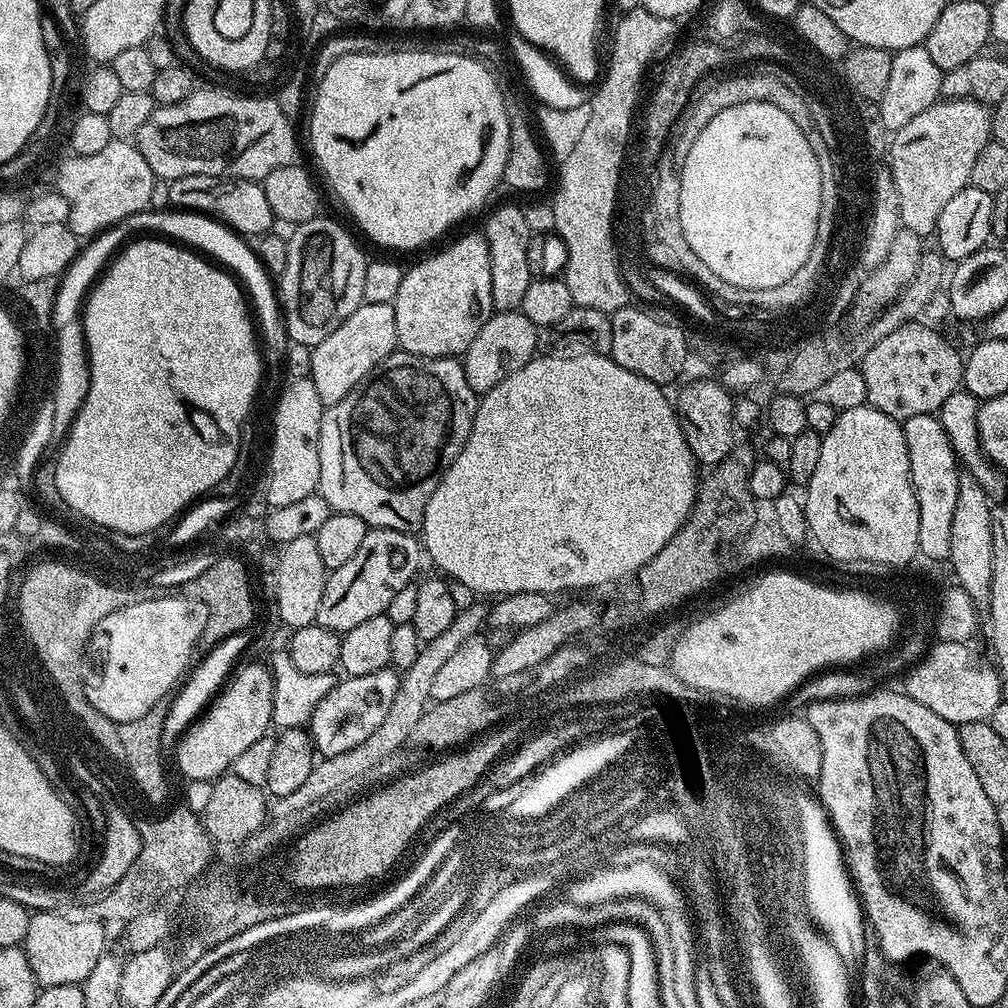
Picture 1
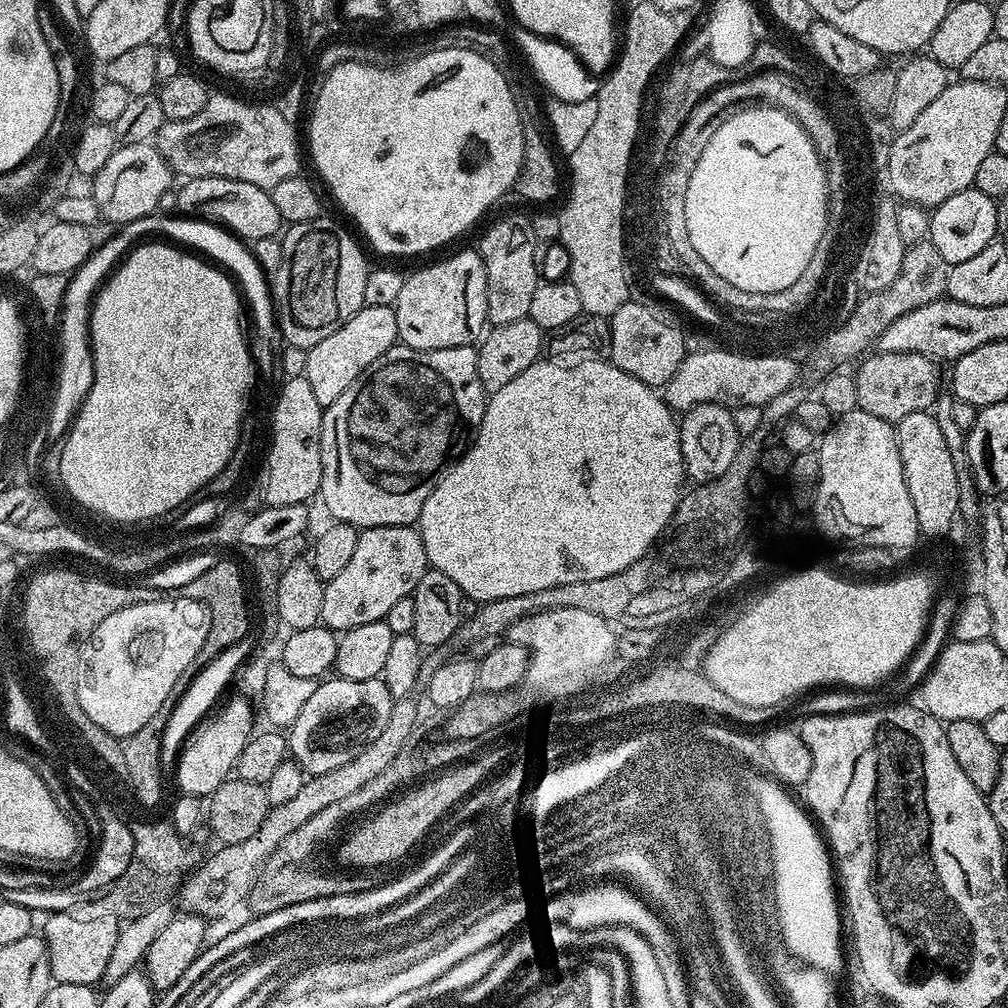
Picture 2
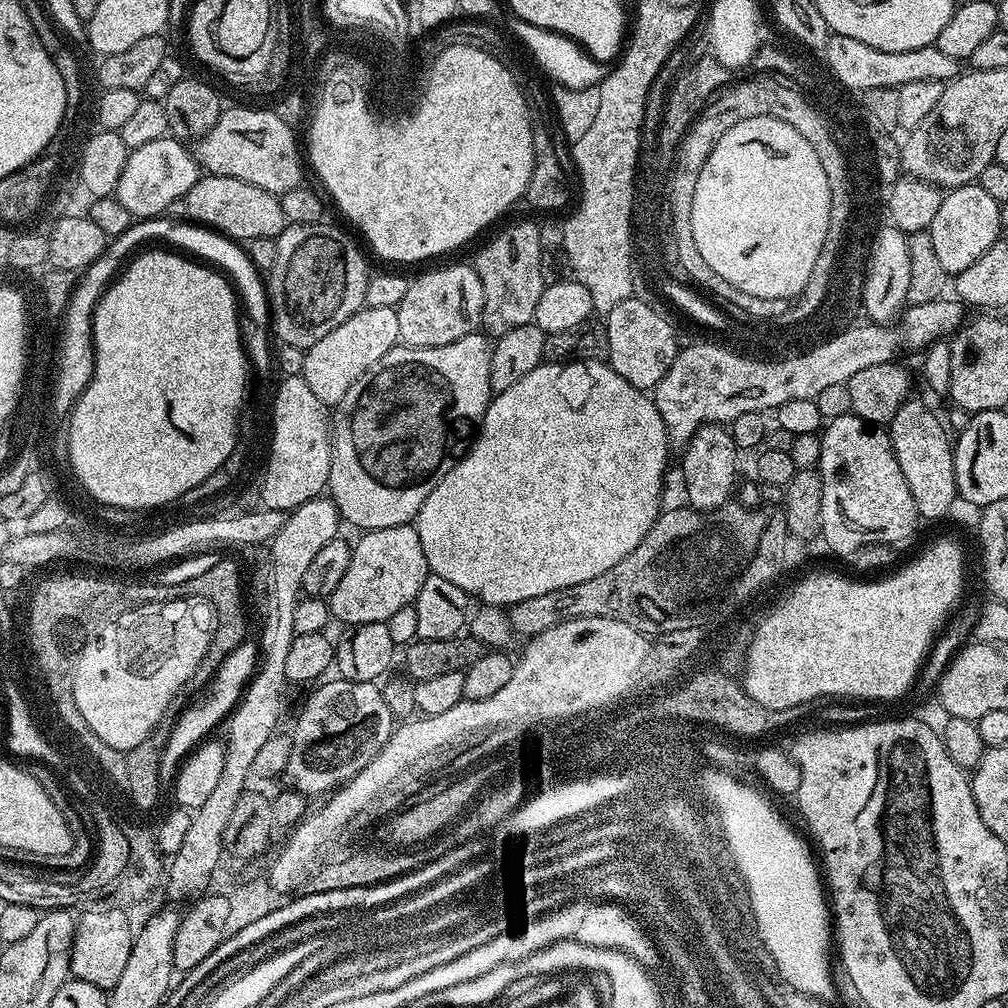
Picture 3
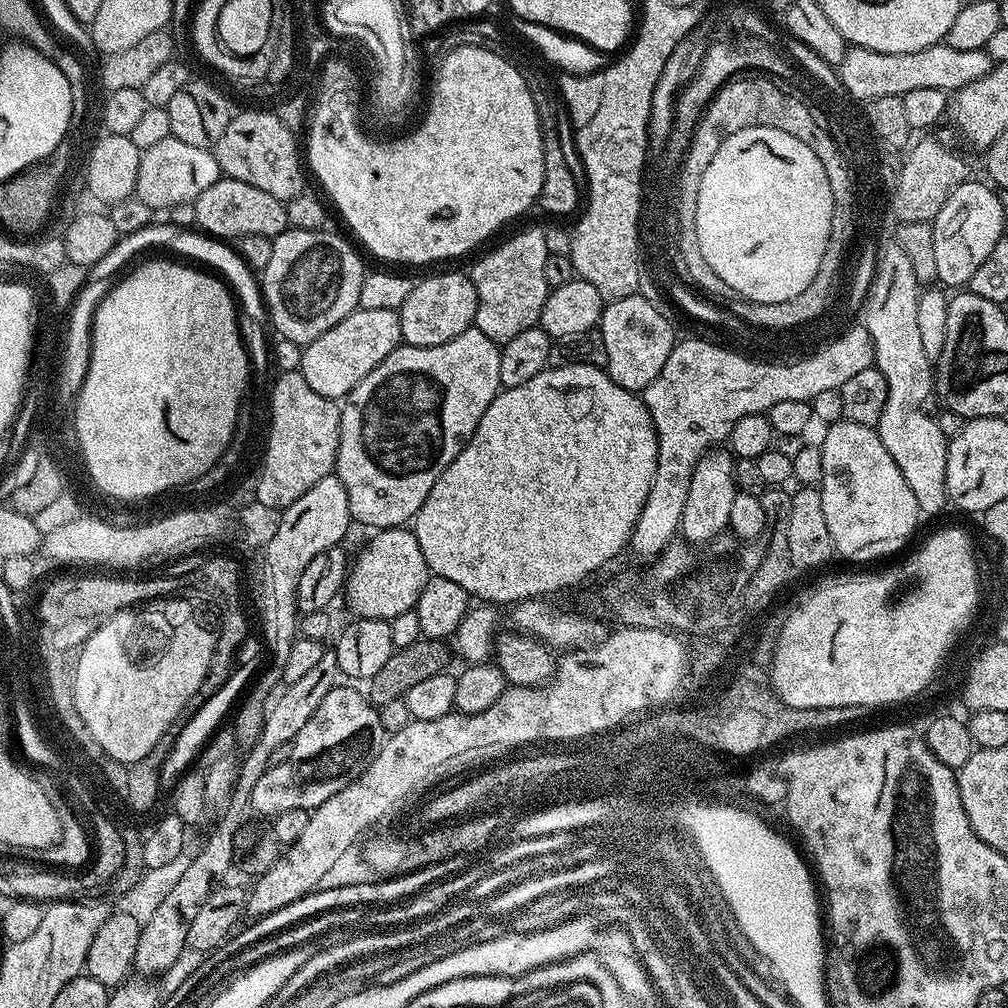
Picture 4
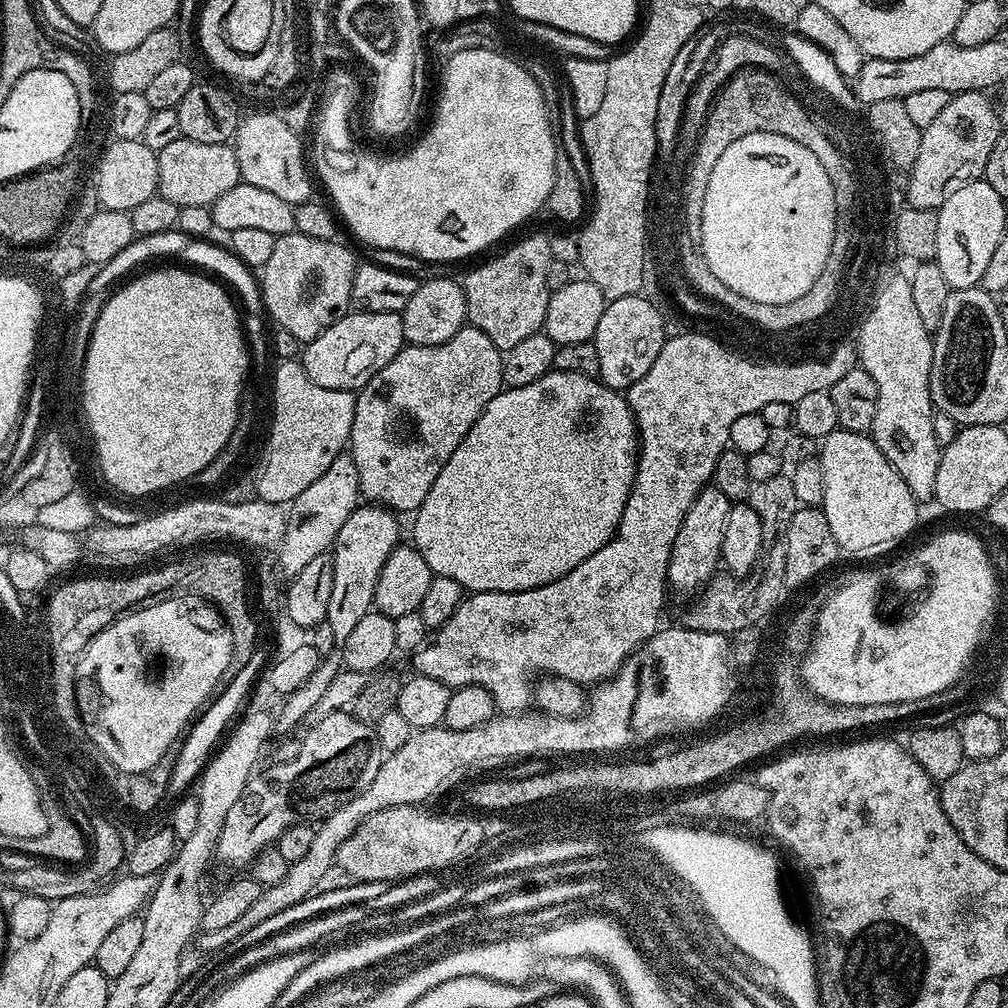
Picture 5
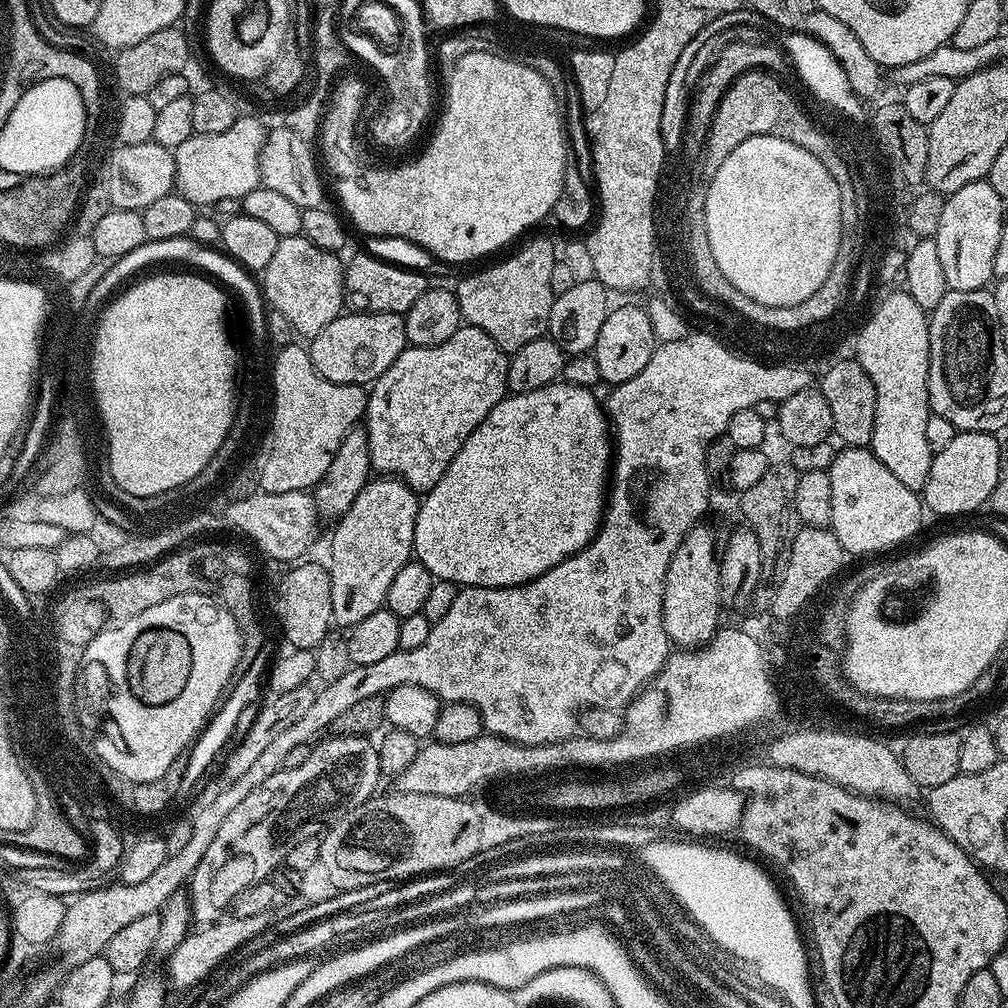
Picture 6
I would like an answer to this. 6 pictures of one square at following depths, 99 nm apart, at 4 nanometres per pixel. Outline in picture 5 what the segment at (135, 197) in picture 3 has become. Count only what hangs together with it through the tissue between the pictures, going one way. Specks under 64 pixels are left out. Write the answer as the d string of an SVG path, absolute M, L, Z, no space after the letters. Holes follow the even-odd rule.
M181 138L178 142L170 142L170 146L166 146L166 150L158 154L159 195L170 198L170 202L177 204L180 209L203 204L211 206L219 196L226 194L226 190L230 190L230 186L238 183L241 183L240 163L236 157L235 147L231 143L207 145L204 142Z

